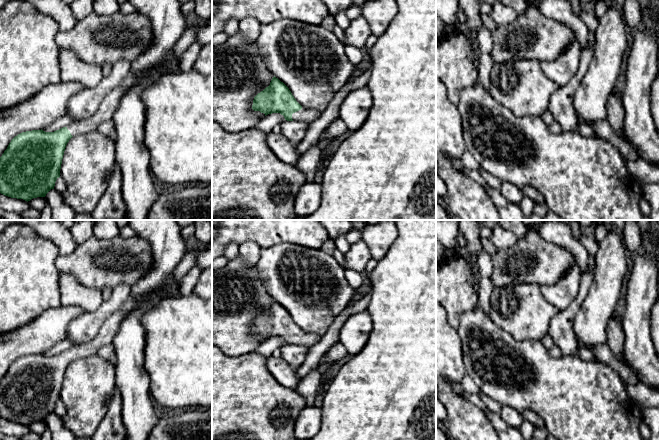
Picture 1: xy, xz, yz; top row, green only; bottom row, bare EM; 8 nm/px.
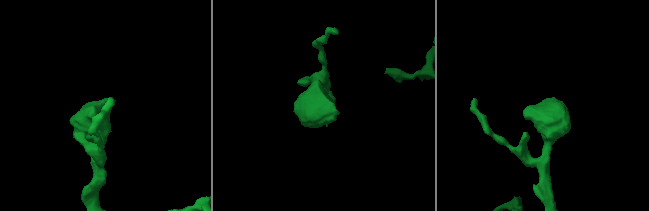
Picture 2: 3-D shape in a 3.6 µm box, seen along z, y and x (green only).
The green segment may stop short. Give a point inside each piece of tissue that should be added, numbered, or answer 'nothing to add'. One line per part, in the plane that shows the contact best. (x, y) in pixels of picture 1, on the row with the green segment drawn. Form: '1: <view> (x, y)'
1: xz (306, 115)

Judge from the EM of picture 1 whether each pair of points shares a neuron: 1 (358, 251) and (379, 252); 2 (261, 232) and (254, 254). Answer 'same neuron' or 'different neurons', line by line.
1: different neurons
2: different neurons

